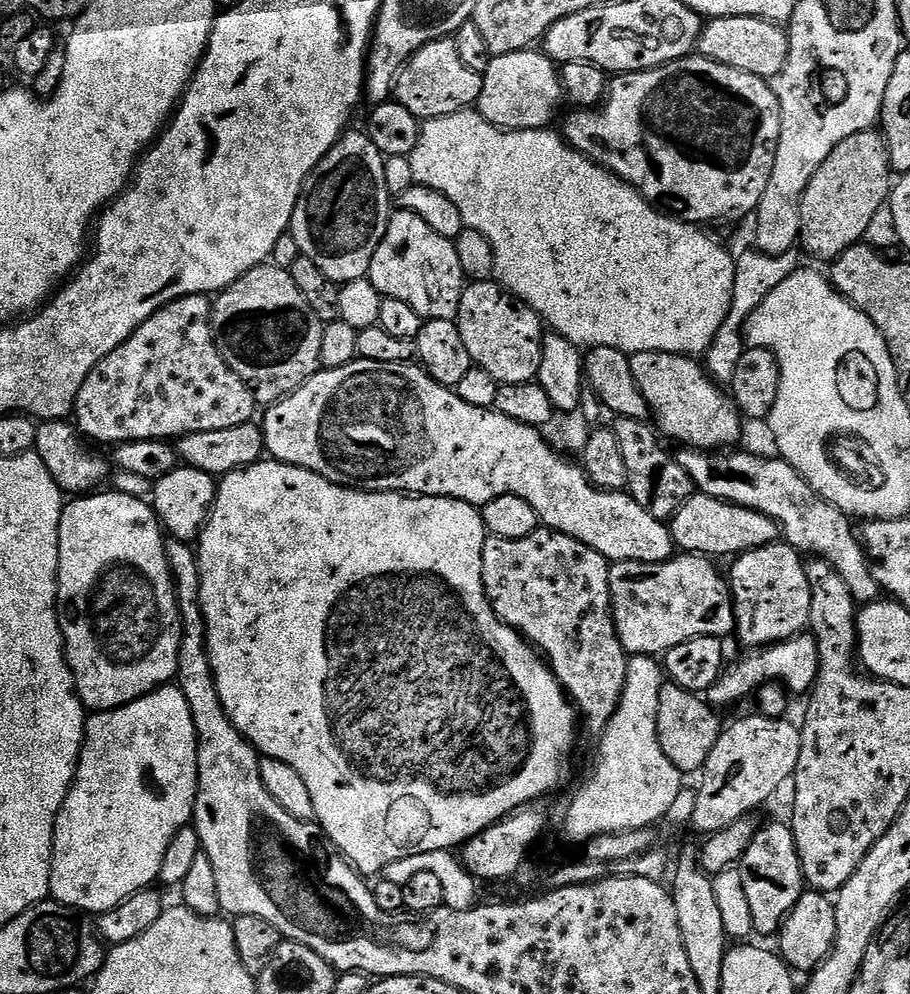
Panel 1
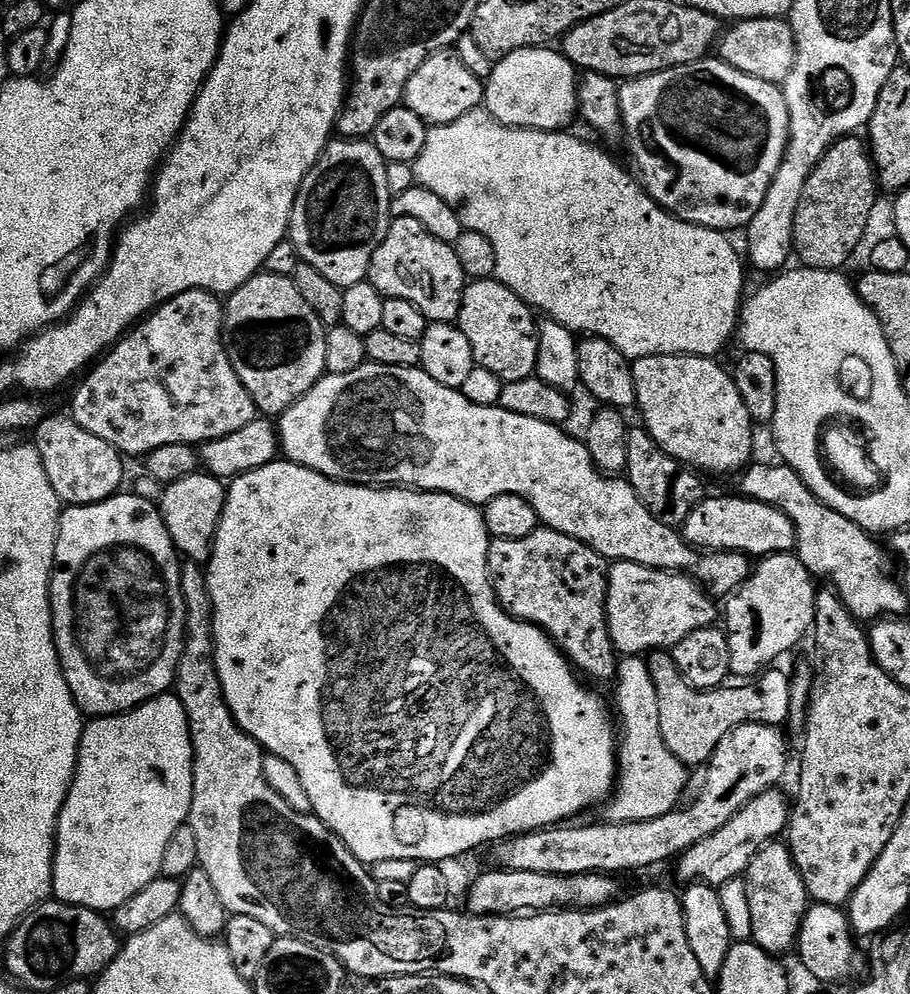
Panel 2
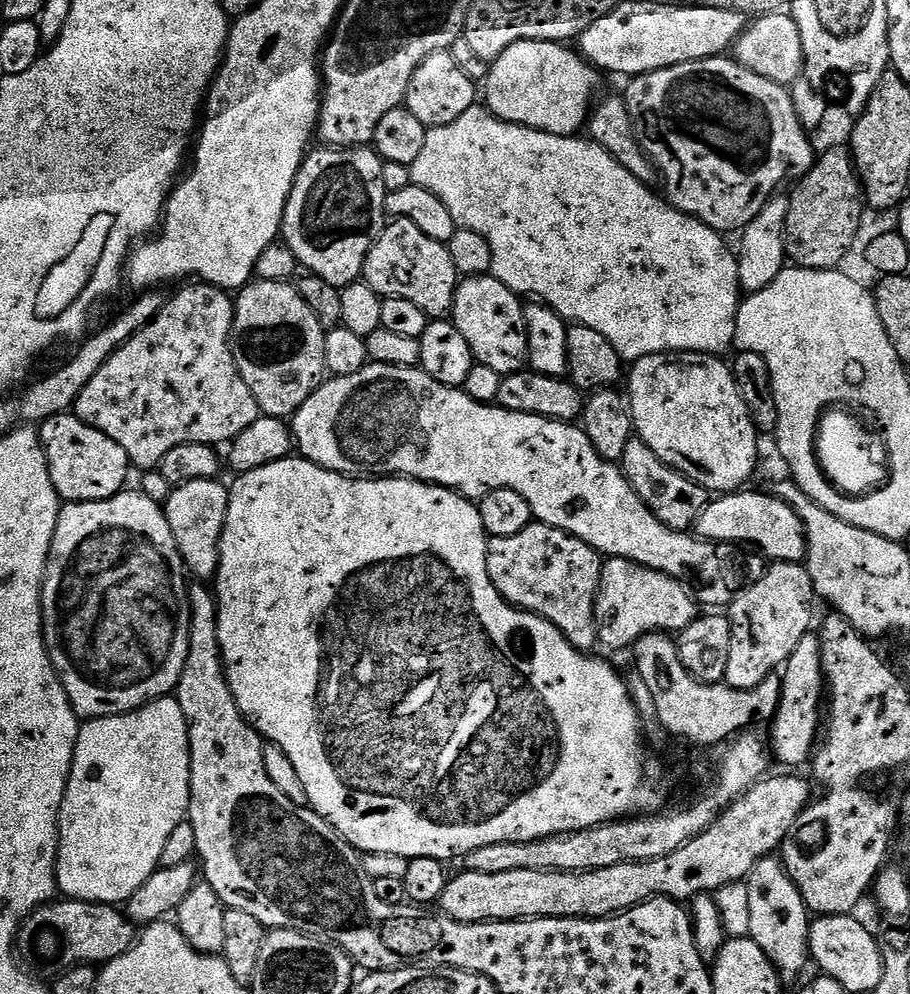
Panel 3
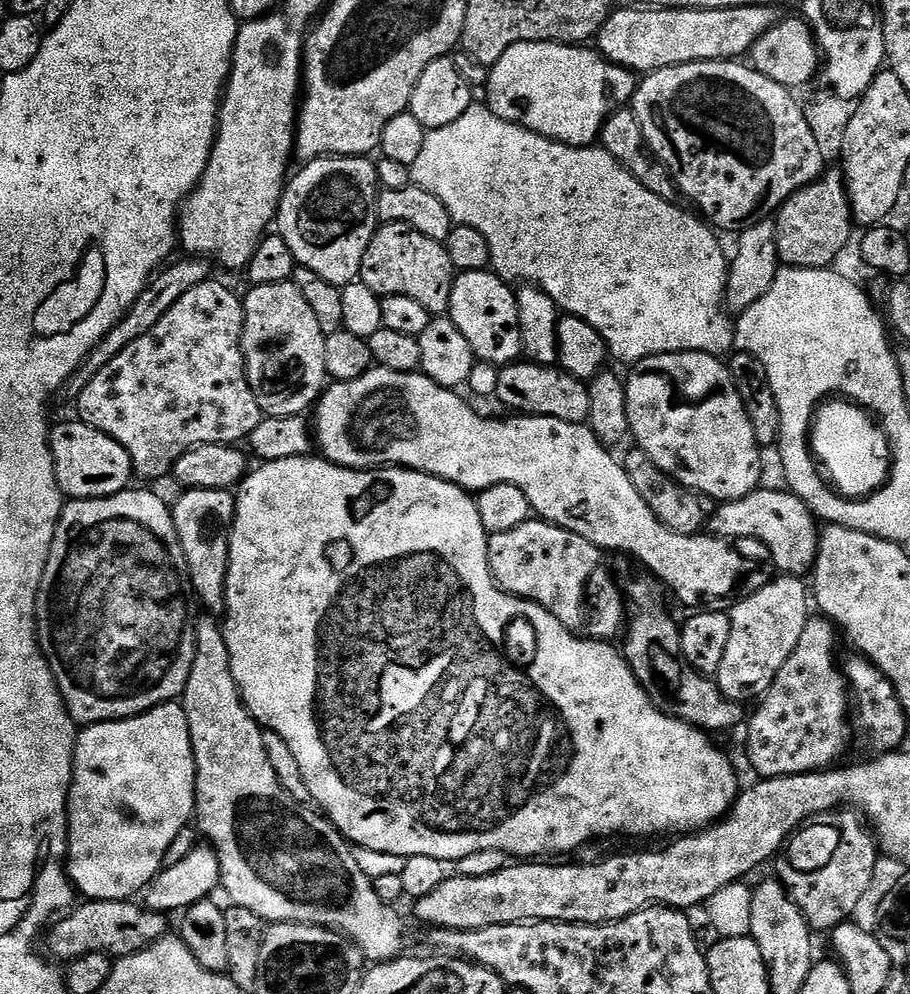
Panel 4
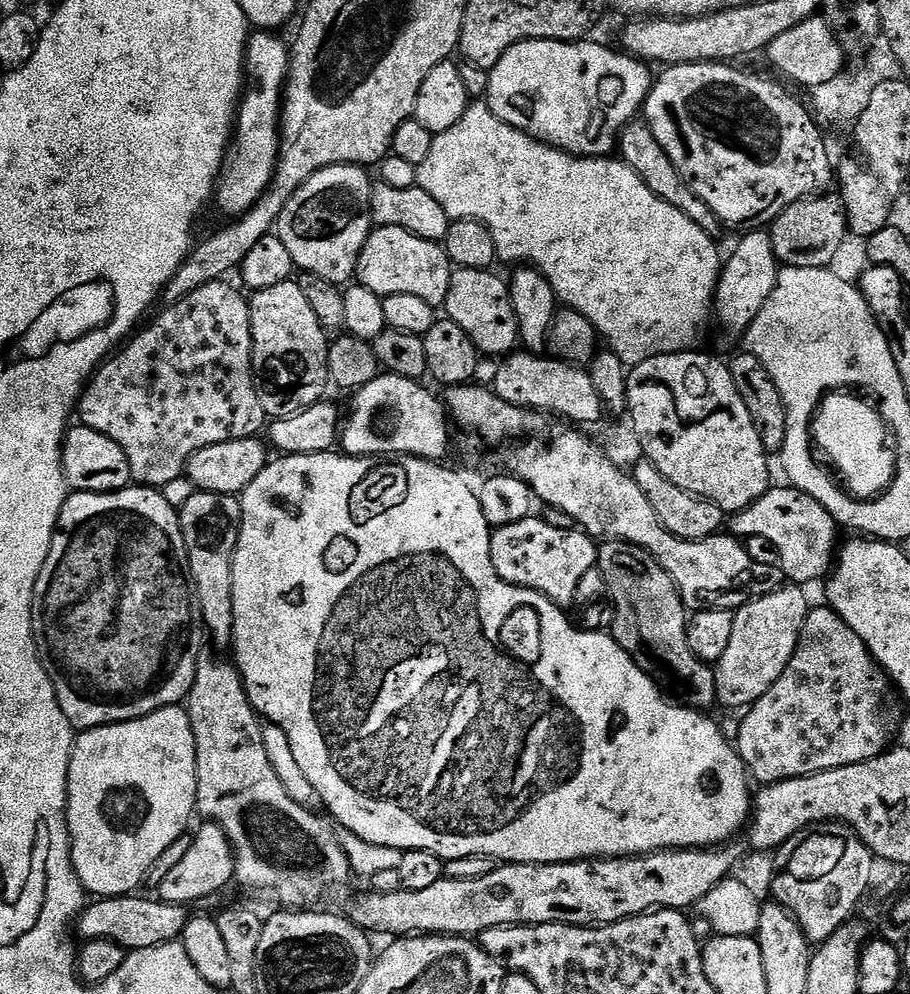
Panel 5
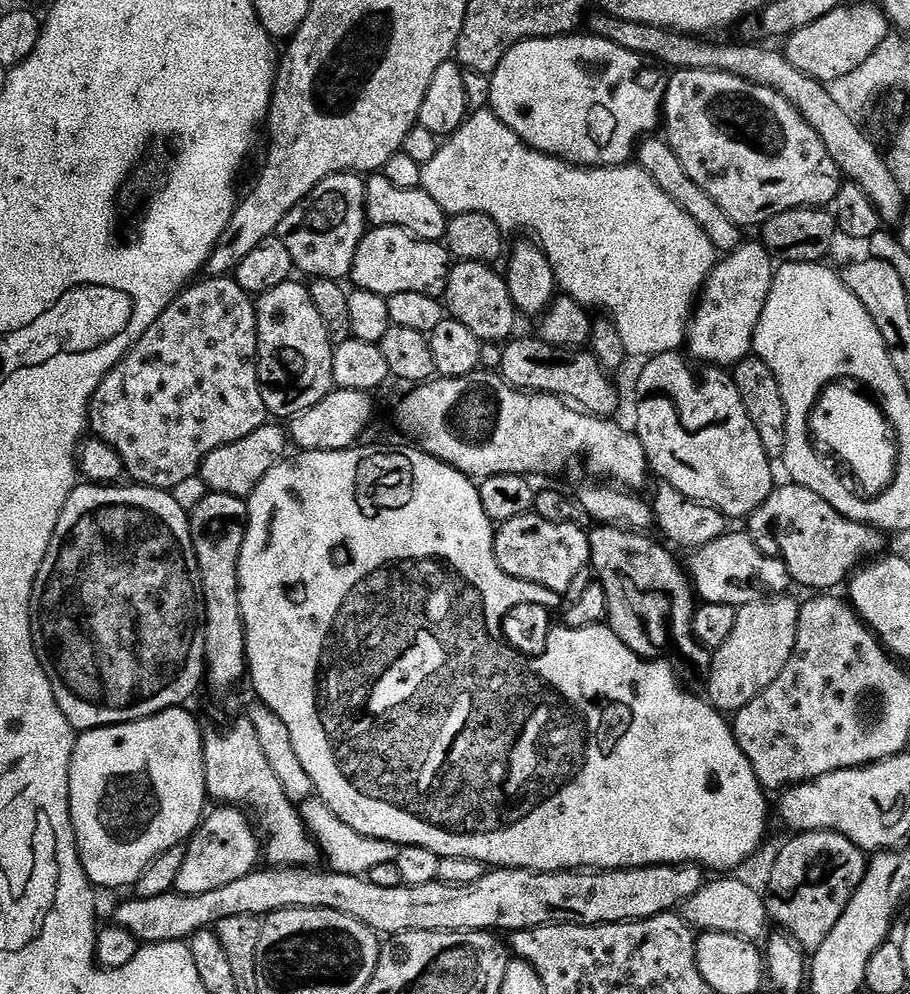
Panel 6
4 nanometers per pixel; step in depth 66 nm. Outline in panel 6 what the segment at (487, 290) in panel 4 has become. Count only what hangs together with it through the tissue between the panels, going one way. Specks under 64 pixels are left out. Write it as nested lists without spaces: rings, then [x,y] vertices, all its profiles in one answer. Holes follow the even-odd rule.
[[[462,260],[453,263],[442,297],[447,315],[462,322],[462,326],[466,326],[466,330],[470,330],[470,334],[474,334],[481,342],[507,341],[515,333],[512,331],[515,330],[518,319],[516,307],[510,298],[507,279],[501,273],[499,276],[496,270],[495,267],[478,262]]]

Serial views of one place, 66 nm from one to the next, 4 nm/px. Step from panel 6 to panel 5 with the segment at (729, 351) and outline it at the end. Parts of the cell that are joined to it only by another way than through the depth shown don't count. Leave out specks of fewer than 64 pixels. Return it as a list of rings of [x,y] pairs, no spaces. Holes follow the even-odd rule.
[[[752,230],[740,240],[736,253],[723,261],[720,269],[720,280],[716,284],[716,299],[714,301],[714,316],[728,332],[743,334],[758,318],[762,306],[774,294],[776,279],[780,273],[778,261],[772,249],[772,238],[767,231]]]

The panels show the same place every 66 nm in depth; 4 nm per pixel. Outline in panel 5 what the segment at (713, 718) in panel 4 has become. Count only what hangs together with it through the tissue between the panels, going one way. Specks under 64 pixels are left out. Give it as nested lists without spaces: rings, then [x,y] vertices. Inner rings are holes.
[[[605,540],[598,548],[598,567],[608,583],[607,595],[612,596],[612,608],[616,613],[612,616],[611,635],[634,658],[634,662],[643,672],[655,678],[661,685],[668,684],[667,691],[675,703],[686,708],[708,710],[711,704],[717,703],[716,674],[711,664],[705,664],[690,650],[688,641],[688,617],[680,591],[675,582],[662,570],[662,566],[646,550],[628,544],[624,540]]]

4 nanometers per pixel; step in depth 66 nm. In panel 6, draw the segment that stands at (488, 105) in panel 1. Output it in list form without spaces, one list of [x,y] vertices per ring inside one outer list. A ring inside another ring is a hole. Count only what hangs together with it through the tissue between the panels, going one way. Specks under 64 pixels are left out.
[[[580,35],[547,36],[545,40],[523,40],[515,44],[491,75],[491,111],[524,144],[547,156],[556,156],[581,168],[627,165],[633,159],[638,141],[661,127],[669,77],[659,63],[647,56],[620,48],[601,36]]]

